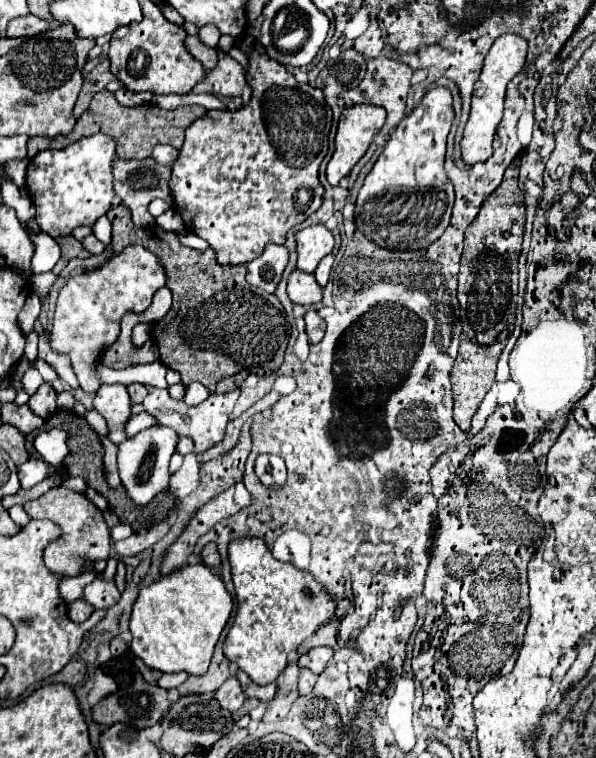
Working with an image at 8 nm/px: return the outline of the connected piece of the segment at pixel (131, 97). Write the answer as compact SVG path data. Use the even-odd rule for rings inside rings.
M122 88L115 91L114 94L118 102L128 107L148 104L152 101L154 96L153 93L149 91L131 92Z

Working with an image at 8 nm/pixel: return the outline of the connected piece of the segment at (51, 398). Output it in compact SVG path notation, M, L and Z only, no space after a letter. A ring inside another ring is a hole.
M41 384L41 388L31 396L29 408L41 418L49 418L57 408L55 400L57 400L57 392L53 390L53 386L51 384Z

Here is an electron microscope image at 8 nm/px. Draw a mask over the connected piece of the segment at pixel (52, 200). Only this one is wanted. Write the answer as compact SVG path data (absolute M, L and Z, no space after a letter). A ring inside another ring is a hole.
M93 134L69 144L63 150L43 150L35 158L29 160L27 166L27 192L37 208L37 224L41 232L51 234L53 238L71 236L79 226L93 226L97 218L105 216L115 200L113 190L113 154L115 142L105 134Z

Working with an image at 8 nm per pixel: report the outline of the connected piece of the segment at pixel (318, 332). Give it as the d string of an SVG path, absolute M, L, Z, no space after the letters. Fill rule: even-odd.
M309 310L305 314L305 326L307 326L307 334L309 334L311 344L317 344L325 336L325 320L315 310Z

